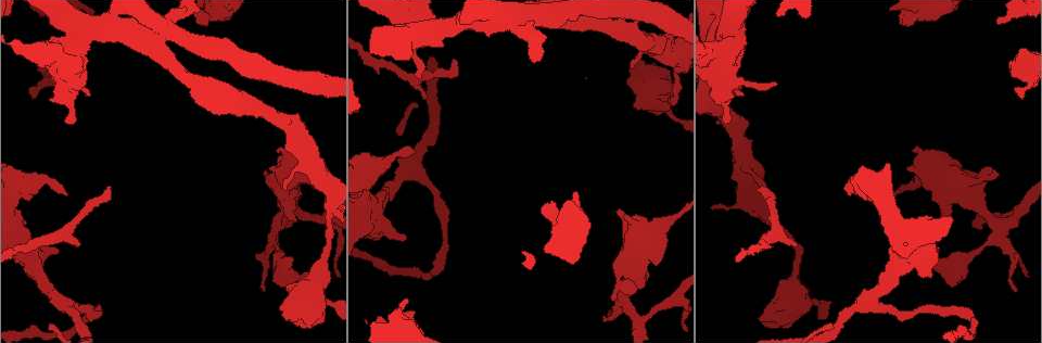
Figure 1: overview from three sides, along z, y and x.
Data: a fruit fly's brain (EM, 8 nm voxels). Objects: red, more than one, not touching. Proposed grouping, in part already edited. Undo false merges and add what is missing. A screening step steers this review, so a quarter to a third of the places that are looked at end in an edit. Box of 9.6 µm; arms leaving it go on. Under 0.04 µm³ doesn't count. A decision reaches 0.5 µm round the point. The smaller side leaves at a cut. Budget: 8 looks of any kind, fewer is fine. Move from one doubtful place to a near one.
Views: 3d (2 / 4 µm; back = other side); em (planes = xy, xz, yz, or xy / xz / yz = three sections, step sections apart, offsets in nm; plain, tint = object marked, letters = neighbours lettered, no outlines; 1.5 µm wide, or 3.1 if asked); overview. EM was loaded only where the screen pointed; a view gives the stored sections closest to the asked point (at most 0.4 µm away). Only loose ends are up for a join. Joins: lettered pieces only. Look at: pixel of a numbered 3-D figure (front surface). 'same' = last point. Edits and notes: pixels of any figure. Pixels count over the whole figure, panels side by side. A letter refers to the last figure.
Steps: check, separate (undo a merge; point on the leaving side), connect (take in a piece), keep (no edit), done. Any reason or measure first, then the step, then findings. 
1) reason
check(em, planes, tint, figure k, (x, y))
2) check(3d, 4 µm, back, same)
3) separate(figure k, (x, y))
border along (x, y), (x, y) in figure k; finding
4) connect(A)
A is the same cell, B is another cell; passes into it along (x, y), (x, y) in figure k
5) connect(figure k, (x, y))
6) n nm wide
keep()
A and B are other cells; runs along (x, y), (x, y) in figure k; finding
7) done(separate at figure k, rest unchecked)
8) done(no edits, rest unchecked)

sharp bend
check(3d, 2 µm, figure 1, (294, 211))

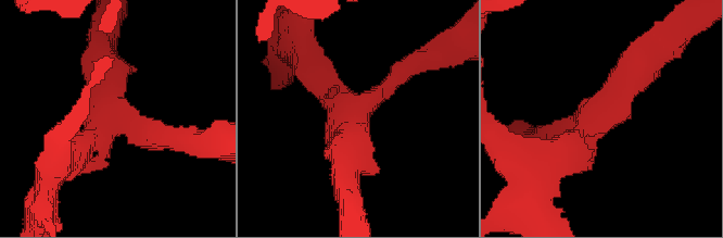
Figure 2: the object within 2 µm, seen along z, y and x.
3 arms; arms of 220, 280, 280 nm
check(em, yz, step 8, tint, figure 2, (355, 107))

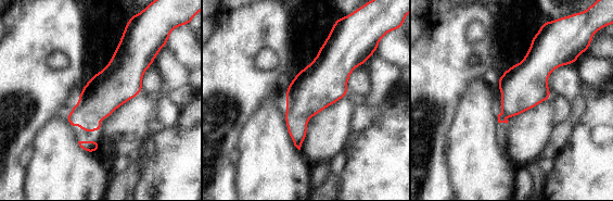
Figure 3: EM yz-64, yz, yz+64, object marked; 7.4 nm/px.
another direction
check(em, planes, letters, same)

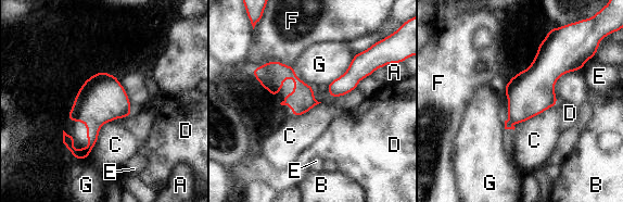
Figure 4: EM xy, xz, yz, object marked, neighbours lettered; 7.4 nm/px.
180 nm wide
keep()
A, B, C, D, E, F and G are other cells; border along (112, 121), (98, 130), (85, 159) in figure 4; all the same neuron

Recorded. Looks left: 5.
check(em, yz, step 8, tint, figure 1, (565, 221))

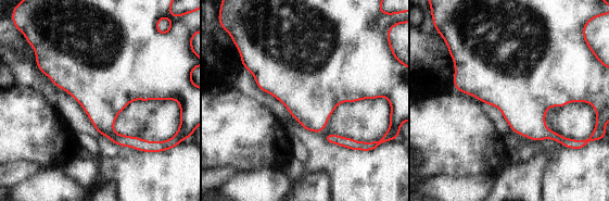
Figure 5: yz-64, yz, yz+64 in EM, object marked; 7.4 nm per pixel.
check(em, planes, tint, same)

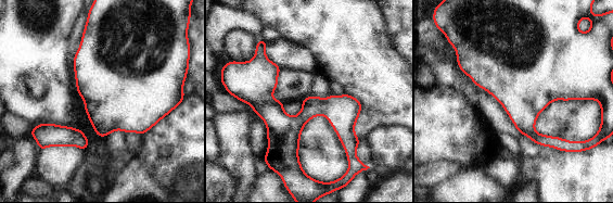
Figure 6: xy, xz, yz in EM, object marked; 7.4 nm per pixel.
what lies round it
check(em, planes, letters, same)

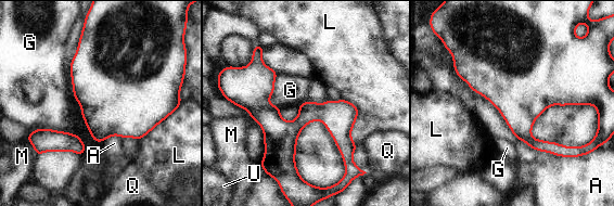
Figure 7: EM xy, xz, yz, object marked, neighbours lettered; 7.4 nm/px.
keep()
A, G, L, M, Q and U are other cells; border along (278, 74), (269, 101), (281, 108) in figure 7; all the same neuron

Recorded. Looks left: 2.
branch stops here
check(em, planes, plain, figure 1, (908, 169))

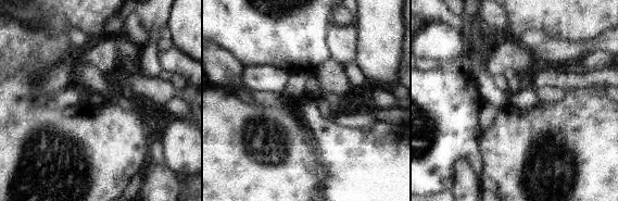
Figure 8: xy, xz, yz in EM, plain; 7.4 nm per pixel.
see the neighbours
check(em, planes, letters, same)

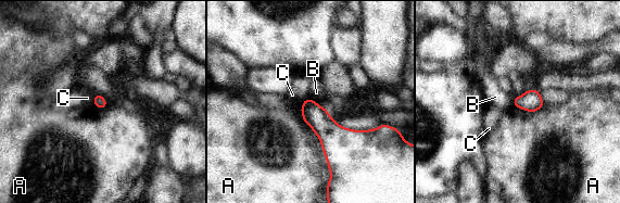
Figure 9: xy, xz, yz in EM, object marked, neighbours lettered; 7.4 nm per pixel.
keep()
A, B and C are other cells; border along (302, 102), (301, 116), (314, 132) in figure 9; none of them fits

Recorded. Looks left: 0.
done(no edits, rest unchecked)

